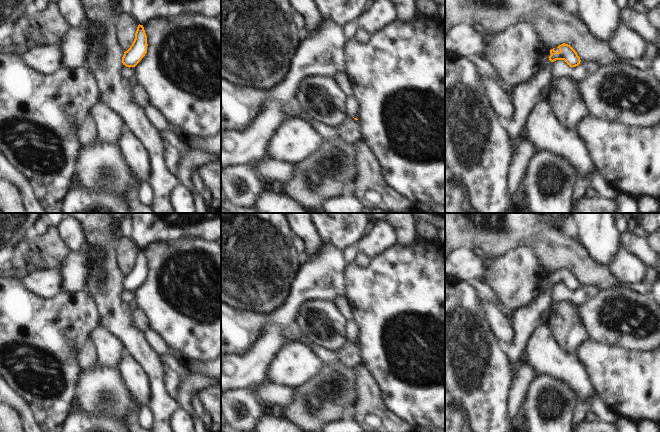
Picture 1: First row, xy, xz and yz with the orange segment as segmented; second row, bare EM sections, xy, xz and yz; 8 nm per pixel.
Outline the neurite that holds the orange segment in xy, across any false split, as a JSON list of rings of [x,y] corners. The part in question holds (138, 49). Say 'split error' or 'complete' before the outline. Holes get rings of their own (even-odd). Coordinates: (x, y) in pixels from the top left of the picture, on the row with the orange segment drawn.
complete; [[[138,25],[135,39],[130,48],[124,52],[122,63],[126,67],[135,67],[147,53],[147,36],[143,25]]]

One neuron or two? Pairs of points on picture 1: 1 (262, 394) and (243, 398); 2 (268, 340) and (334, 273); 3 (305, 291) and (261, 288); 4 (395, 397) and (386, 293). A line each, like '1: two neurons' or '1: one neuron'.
1: two neurons
2: one neuron
3: two neurons
4: one neuron

